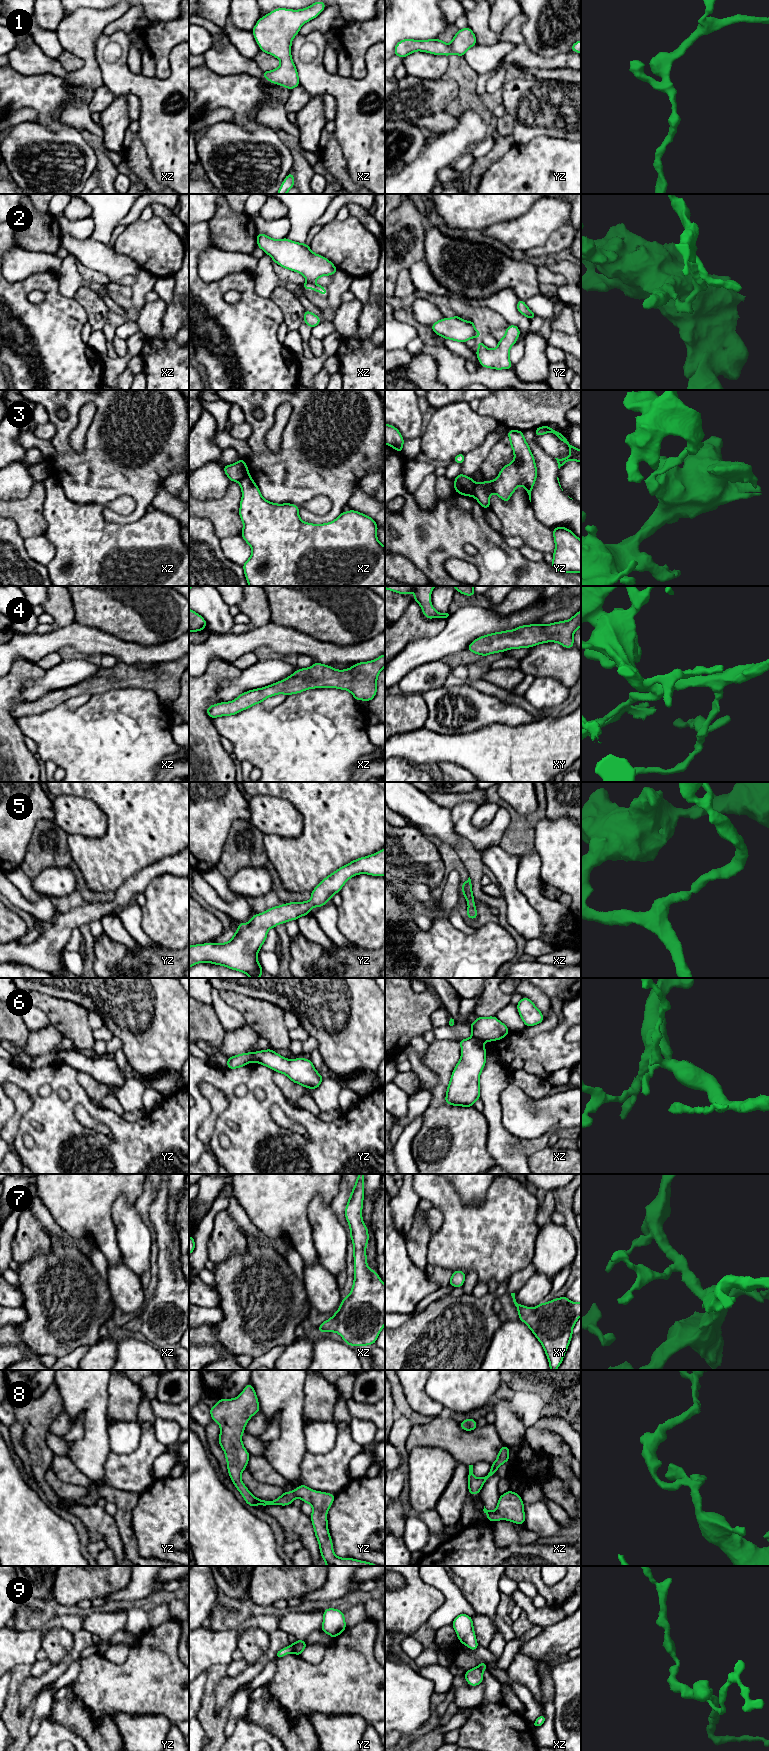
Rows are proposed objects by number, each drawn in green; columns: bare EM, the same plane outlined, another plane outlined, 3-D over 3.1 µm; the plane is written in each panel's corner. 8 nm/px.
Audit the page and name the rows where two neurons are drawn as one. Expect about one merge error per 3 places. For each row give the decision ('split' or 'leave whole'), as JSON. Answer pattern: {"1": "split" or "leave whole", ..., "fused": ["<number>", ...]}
{"1": "leave whole", "2": "split", "3": "split", "4": "leave whole", "5": "leave whole", "6": "split", "7": "leave whole", "8": "leave whole", "9": "split", "fused": ["2", "3", "6", "9"]}

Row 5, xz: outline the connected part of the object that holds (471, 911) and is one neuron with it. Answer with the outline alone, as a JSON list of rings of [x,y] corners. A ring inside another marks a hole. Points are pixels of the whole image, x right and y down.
[[[470,877],[462,883],[462,893],[468,903],[467,918],[476,919],[478,917],[476,906],[474,903],[474,896],[472,893],[472,883]]]

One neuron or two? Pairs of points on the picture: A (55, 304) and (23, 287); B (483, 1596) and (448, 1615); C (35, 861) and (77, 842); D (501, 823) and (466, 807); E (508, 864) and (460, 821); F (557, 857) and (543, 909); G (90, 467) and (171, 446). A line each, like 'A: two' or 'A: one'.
A: one
B: two
C: two
D: one
E: two
F: two
G: one

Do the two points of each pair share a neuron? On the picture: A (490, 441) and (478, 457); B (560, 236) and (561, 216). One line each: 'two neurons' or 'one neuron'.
A: one neuron
B: two neurons

